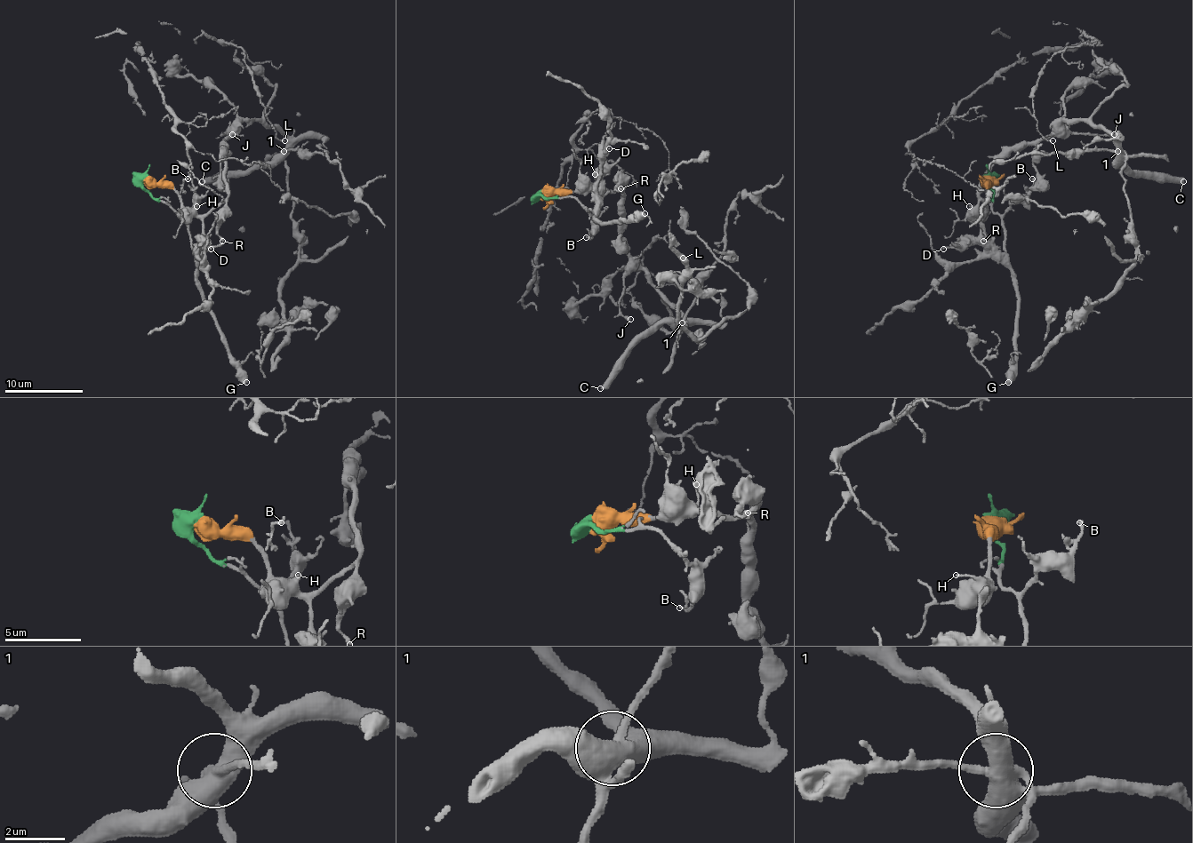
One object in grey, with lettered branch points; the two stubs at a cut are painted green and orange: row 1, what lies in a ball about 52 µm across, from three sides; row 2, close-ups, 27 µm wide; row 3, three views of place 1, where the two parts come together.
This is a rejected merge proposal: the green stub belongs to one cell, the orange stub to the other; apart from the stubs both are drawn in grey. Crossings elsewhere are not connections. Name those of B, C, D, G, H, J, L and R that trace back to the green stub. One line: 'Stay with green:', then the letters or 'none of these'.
Stay with green: B, G

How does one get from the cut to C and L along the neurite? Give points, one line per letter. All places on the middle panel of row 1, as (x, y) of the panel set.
C: (543, 194), (620, 190), (625, 185), (621, 242), (644, 278), (685, 319), (680, 322), (659, 322), (600, 388)
L: (543, 194), (625, 185), (621, 242), (674, 322), (664, 332), (629, 291), (659, 237), (684, 258)

